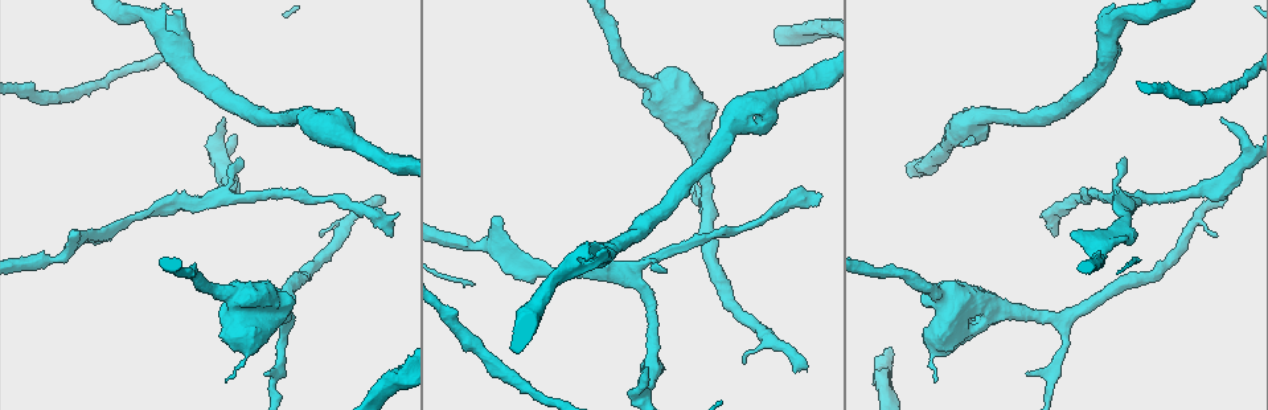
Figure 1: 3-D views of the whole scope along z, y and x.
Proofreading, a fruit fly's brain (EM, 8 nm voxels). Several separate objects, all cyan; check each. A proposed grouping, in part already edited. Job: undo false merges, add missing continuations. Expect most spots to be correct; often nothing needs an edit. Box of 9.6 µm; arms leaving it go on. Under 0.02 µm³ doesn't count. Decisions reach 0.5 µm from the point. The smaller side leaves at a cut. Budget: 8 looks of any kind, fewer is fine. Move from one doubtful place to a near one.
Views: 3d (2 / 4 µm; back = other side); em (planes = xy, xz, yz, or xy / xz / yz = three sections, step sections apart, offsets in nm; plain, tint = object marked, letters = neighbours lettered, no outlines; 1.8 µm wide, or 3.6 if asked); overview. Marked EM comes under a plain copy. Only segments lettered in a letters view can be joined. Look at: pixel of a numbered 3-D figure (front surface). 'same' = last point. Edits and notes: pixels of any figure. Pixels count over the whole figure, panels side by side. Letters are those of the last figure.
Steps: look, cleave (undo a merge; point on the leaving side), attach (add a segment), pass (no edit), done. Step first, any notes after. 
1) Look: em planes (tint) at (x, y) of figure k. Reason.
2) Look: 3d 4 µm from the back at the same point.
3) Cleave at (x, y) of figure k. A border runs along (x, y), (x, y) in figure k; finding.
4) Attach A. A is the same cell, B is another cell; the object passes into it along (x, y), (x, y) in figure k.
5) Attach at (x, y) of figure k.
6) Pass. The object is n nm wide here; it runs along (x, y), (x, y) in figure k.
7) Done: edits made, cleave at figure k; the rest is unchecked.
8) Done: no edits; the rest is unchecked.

Look: 3d 2 µm at (532, 270) of figure 1. Three arms meet.

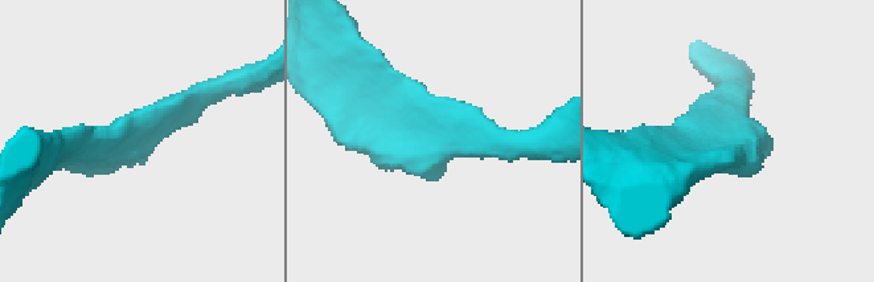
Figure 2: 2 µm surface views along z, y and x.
Look: em planes (letters) at (134, 137) of figure 2. Shape alone is not enough.

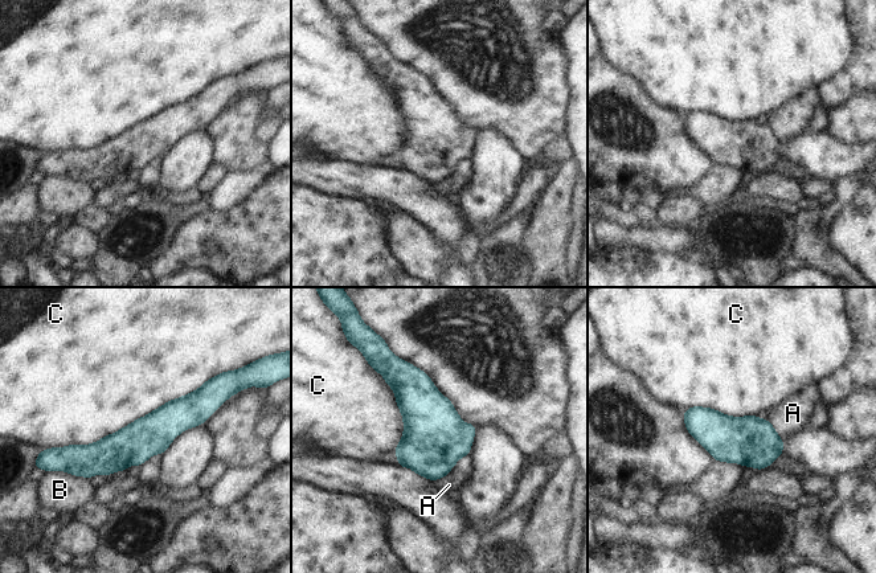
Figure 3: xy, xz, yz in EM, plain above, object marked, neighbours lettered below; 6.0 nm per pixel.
Pass. The object is 240 nm wide here; A, B and C are other cells; one neuron here.

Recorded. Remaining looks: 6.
Look: 3d 2 µm at (1030, 371) of figure 1. Branch stops here.

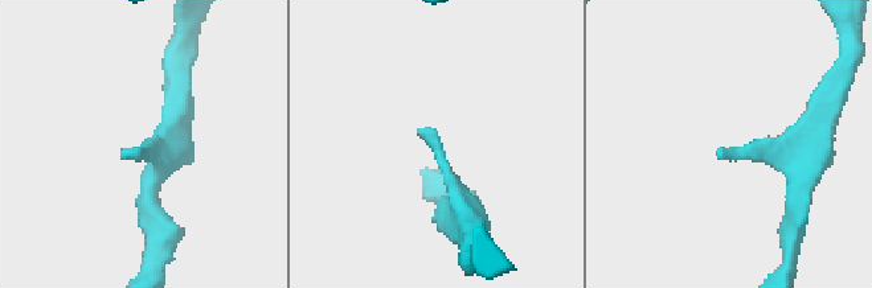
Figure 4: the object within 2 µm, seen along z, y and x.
Look: em 3.6 µm xz step 8 (tint) at (717, 150) of figure 4. Shape alone is not enough.

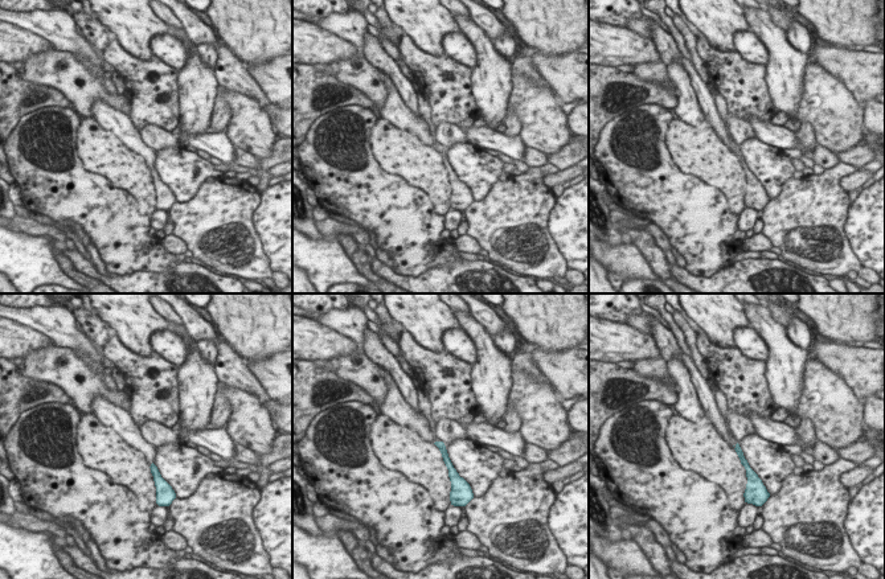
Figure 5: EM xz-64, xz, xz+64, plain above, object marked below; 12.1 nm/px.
Look: em 3.6 µm xy step 16 (letters) at the same point.

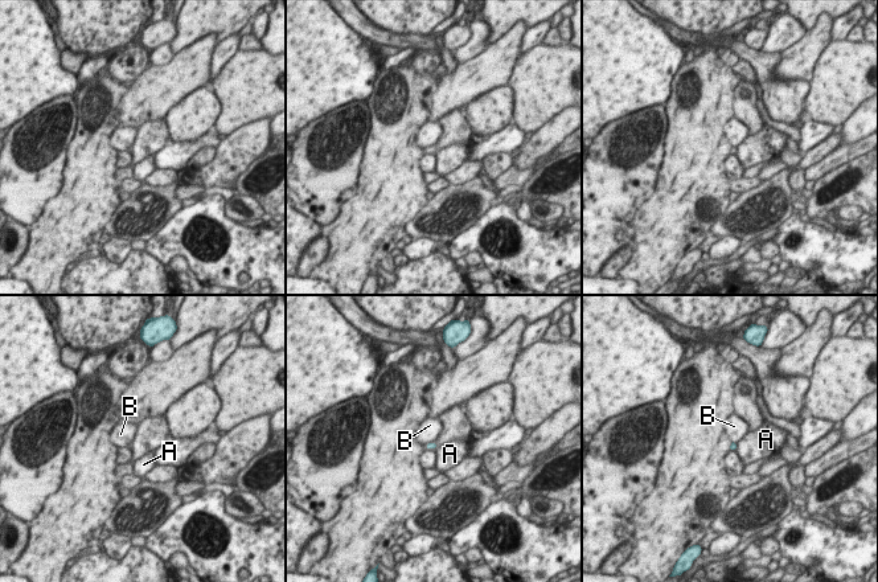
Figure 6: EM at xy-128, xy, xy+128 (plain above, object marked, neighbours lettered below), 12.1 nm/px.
Pass. A and B are other cells; a border runs along (433, 442), (426, 445) in figure 6; no lettered segment goes on from it.

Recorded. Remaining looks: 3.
Look: em planes (letters) at (1124, 159) of figure 1. Tapers out.

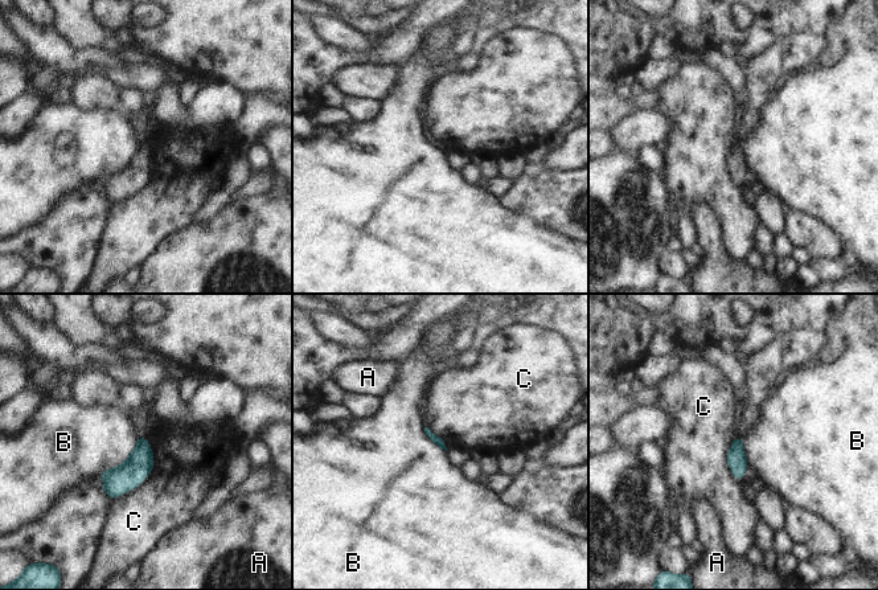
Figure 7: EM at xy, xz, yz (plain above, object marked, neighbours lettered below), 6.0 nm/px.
Pass. A, B and C are other cells; a border runs along (733, 438), (727, 467), (741, 482) in figure 7; none of them fits.

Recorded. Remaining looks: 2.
Done: no edits; the rest is unchecked.

